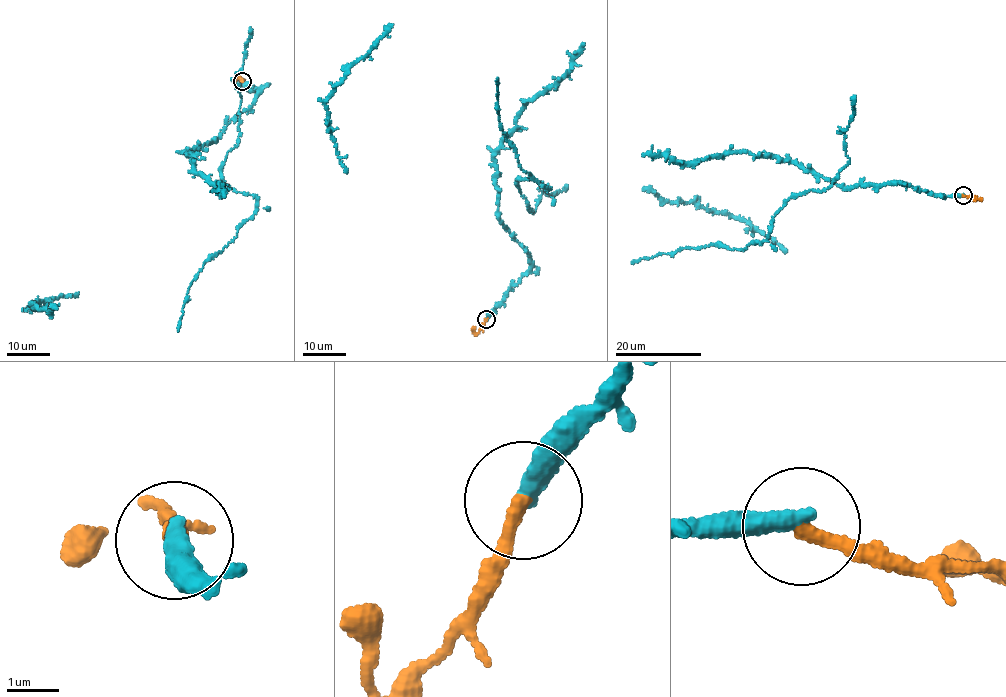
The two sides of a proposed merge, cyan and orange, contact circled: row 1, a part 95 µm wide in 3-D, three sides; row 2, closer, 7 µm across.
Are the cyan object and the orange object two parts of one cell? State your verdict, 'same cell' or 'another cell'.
same cell

